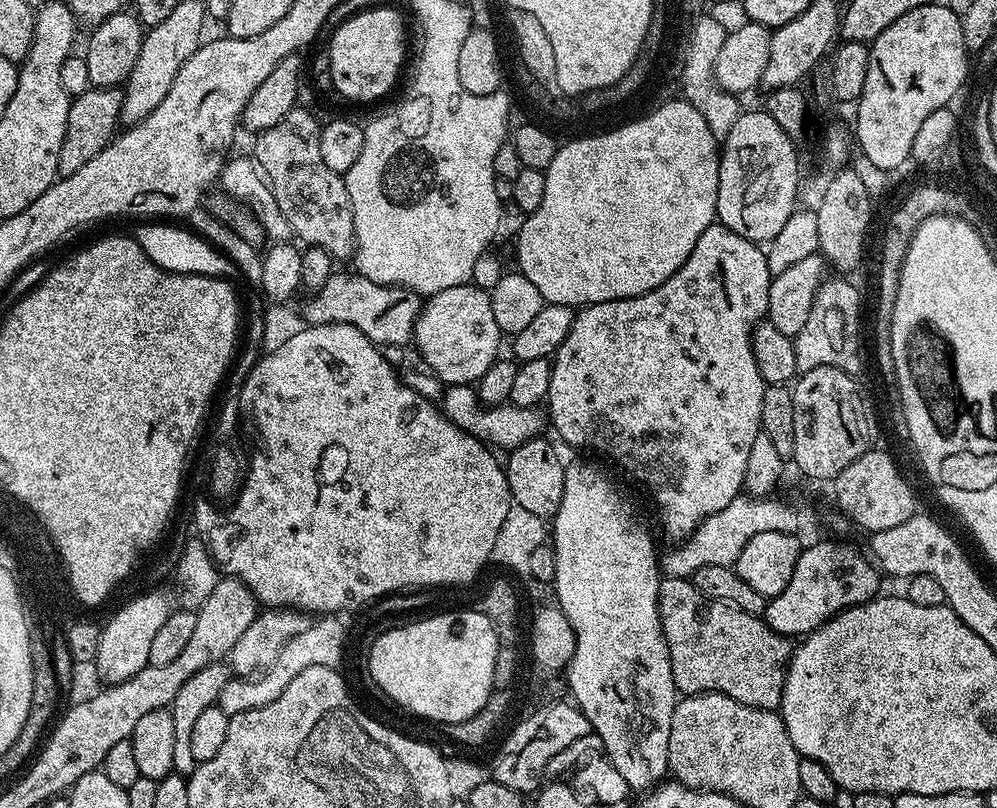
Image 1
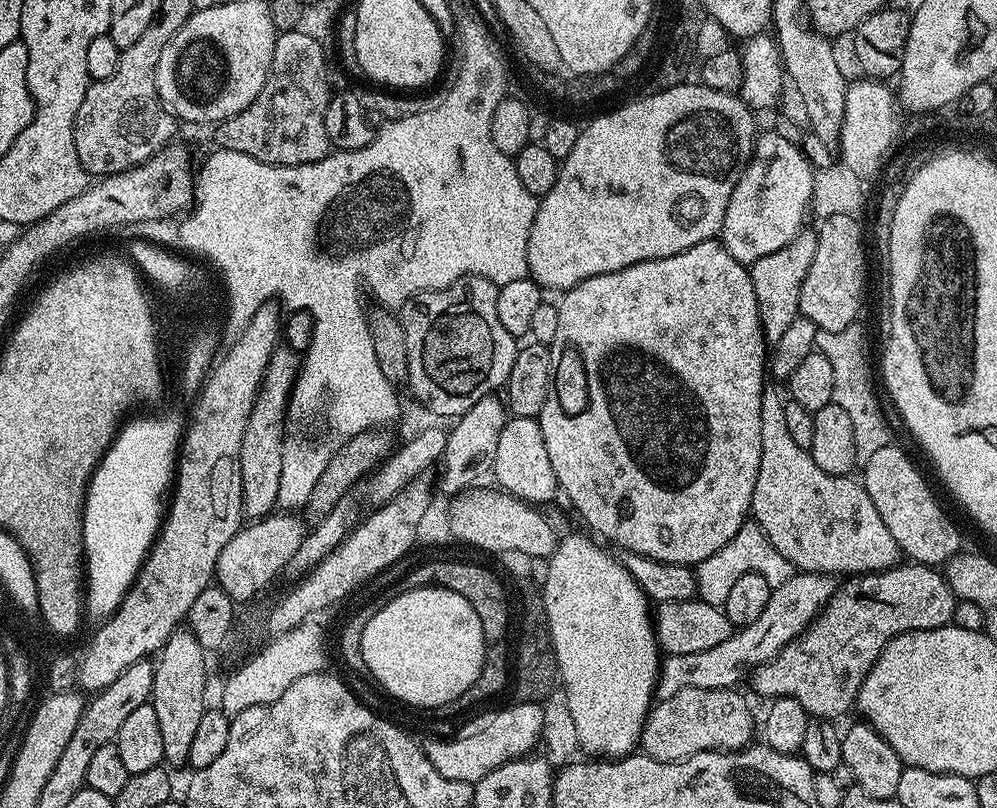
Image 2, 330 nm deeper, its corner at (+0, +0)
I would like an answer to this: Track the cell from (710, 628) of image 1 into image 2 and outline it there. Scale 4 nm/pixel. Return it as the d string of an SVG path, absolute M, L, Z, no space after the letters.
M901 562L884 572L857 574L845 579L820 611L816 621L798 639L787 644L770 662L761 664L751 673L752 688L760 696L775 698L789 696L794 702L802 702L809 717L835 721L853 711L856 695L874 662L882 650L898 634L913 630L946 628L952 624L954 606L958 597L952 593L943 571L915 562Z

